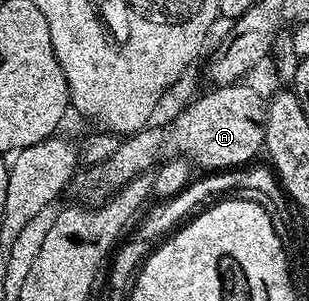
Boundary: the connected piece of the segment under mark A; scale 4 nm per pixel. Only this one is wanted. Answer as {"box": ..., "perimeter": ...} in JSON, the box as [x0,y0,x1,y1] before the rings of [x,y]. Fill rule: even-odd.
{"box":[71,81,266,205],"perimeter":[[[240,81],[238,83],[231,83],[229,86],[221,86],[210,88],[211,91],[207,92],[205,95],[201,96],[199,99],[195,100],[193,103],[189,104],[179,115],[175,116],[169,123],[155,127],[156,125],[148,125],[142,130],[135,132],[131,136],[126,136],[118,145],[117,150],[113,153],[112,157],[109,157],[108,160],[90,164],[85,171],[80,170],[72,182],[71,189],[77,193],[78,199],[80,202],[89,204],[89,205],[98,205],[106,200],[109,196],[115,194],[123,187],[124,184],[128,181],[133,180],[139,174],[144,174],[150,172],[157,162],[166,161],[171,158],[184,158],[187,161],[191,162],[196,168],[201,167],[203,171],[227,171],[230,169],[235,169],[238,167],[246,166],[250,164],[254,159],[252,159],[258,152],[262,152],[264,148],[264,125],[266,123],[266,100],[262,99],[260,93],[253,87],[249,86],[248,82]]]}

